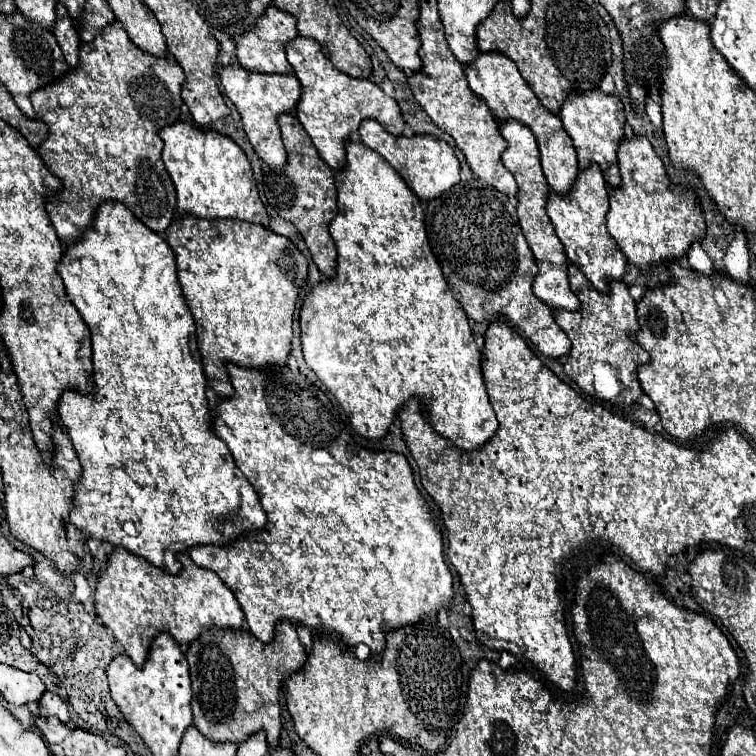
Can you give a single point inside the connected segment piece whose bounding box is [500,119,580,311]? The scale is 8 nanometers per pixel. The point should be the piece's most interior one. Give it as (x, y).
(522, 159)

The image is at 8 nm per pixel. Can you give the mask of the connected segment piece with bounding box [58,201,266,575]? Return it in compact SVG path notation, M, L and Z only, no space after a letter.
M108 201L102 203L96 211L92 227L82 235L80 241L68 251L64 251L64 261L58 265L58 273L64 279L68 299L74 303L78 313L82 315L84 323L88 325L92 333L92 351L94 351L94 383L96 393L94 395L80 395L74 391L66 391L60 397L58 403L58 417L64 423L76 455L82 465L82 479L80 485L76 485L76 497L74 497L74 509L70 513L72 523L86 535L94 537L98 541L106 541L112 547L124 547L126 551L144 557L154 567L160 567L168 571L170 575L178 575L182 571L182 563L178 561L178 553L188 551L196 545L230 545L240 535L254 533L266 525L266 515L260 505L260 497L252 489L250 481L244 477L244 473L236 467L230 449L214 435L212 425L212 409L208 405L206 397L206 375L202 371L202 357L198 349L194 347L196 341L196 325L194 317L186 305L186 299L182 295L182 287L178 283L176 275L176 257L170 245L164 241L162 235L150 231L142 221L138 221L122 203Z

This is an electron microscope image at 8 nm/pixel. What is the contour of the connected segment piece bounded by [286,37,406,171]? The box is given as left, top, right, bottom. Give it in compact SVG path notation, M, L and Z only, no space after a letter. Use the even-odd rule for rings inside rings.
M296 37L286 45L286 57L294 67L294 73L302 85L302 97L296 105L296 117L314 141L320 157L334 169L342 171L346 165L346 143L358 131L364 119L376 119L390 135L402 135L404 119L398 103L388 97L374 81L354 79L338 71L328 57L322 53L322 47L316 41Z

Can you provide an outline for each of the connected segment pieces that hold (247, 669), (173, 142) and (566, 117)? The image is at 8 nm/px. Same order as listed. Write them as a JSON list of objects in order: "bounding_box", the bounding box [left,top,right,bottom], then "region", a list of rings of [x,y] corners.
[{"bounding_box":[186,621,306,747],"region":[[[280,621],[272,643],[262,643],[246,631],[204,631],[188,651],[186,659],[192,677],[192,715],[194,727],[214,743],[242,745],[250,735],[264,731],[268,747],[280,745],[282,715],[280,695],[284,681],[302,669],[306,651],[298,641],[296,627]]]},{"bounding_box":[160,121,270,227],"region":[[[182,121],[180,125],[164,127],[160,137],[164,139],[162,159],[178,191],[176,219],[184,215],[200,219],[242,219],[268,227],[270,215],[260,201],[250,161],[230,137],[216,131],[196,129]]]},{"bounding_box":[560,89,624,189],"region":[[[600,89],[574,93],[564,101],[560,109],[560,119],[564,123],[566,133],[572,137],[572,143],[578,153],[578,165],[580,169],[588,169],[588,165],[598,163],[606,183],[612,189],[620,187],[620,173],[618,173],[618,145],[624,139],[624,105],[616,95],[606,95]]]}]

